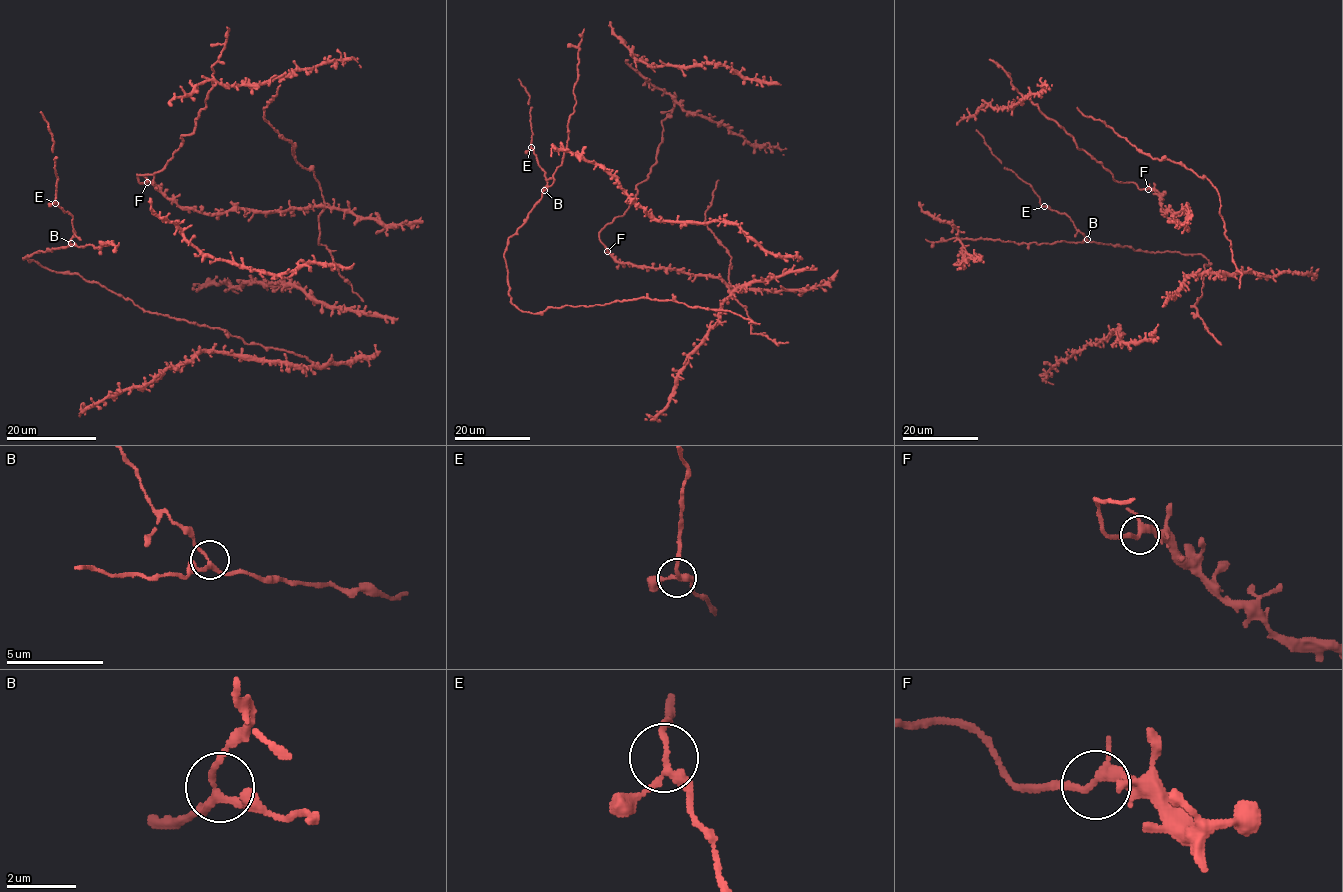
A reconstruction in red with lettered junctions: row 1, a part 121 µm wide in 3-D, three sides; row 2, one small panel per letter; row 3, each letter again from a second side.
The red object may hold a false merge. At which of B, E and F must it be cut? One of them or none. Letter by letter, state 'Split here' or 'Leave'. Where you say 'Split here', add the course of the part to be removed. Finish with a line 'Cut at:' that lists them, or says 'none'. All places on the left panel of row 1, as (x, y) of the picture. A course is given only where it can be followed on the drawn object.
B: Leave
E: Leave
F: Split here. Course of the part to remove: (147, 183), (137, 175), (159, 171), (181, 136), (193, 132), (227, 28)
Cut at: F

